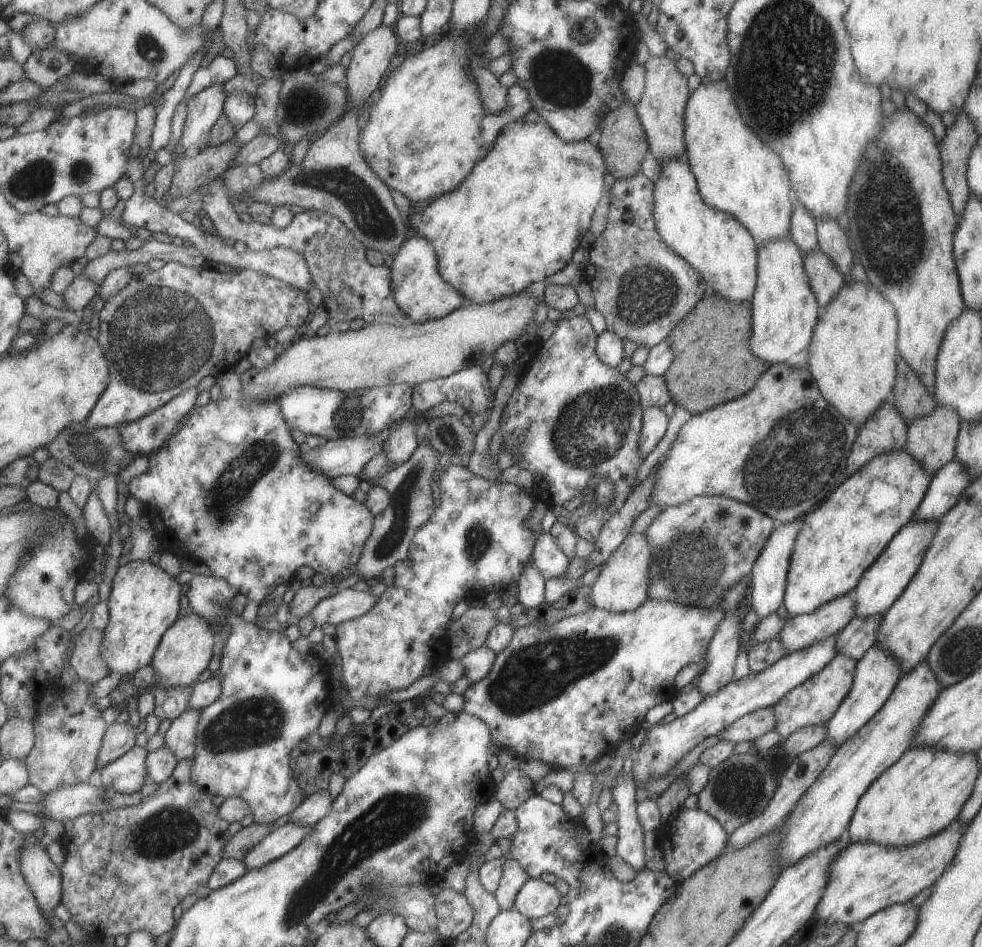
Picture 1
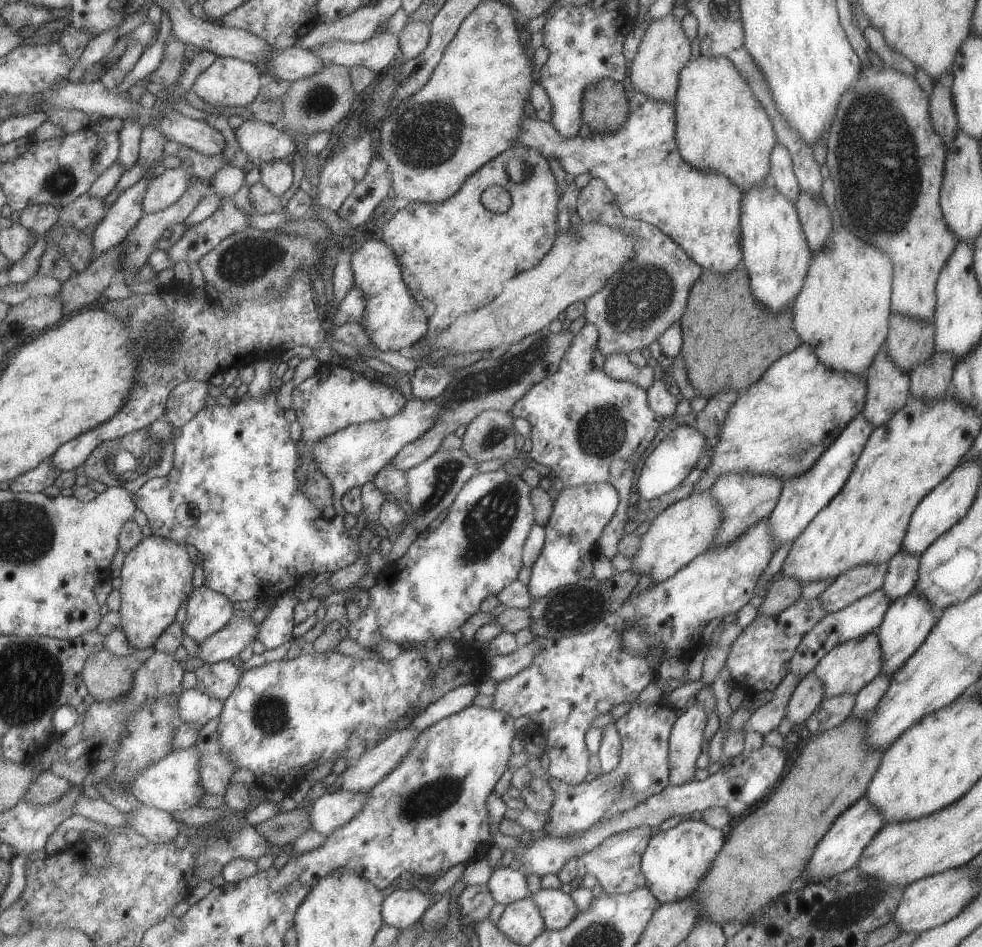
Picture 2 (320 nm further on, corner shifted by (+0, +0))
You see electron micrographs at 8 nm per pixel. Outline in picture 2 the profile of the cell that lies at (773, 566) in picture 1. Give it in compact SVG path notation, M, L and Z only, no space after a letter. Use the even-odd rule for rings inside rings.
M862 412L856 414L845 428L841 429L840 435L817 457L808 471L782 482L778 501L768 516L768 527L776 548L784 542L792 542L813 516L843 488L872 429L872 424L862 415Z

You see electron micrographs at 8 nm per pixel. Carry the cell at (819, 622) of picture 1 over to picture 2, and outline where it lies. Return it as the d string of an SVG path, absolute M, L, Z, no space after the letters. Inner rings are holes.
M886 563L864 564L844 570L817 598L828 613L841 610L881 588L887 567Z

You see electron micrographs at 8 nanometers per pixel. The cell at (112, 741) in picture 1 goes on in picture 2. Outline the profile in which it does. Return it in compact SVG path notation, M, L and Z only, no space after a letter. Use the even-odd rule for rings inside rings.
M41 771L40 775L26 790L24 800L31 804L44 805L59 800L64 794L68 794L73 786L65 778L59 778L53 772Z

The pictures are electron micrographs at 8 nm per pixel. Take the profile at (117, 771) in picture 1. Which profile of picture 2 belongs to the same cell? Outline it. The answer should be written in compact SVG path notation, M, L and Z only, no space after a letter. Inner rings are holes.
M197 746L177 749L159 763L145 769L145 772L142 772L131 785L126 785L125 788L143 804L175 814L177 810L189 810L201 804L201 798L206 794L202 785L201 771L202 754Z

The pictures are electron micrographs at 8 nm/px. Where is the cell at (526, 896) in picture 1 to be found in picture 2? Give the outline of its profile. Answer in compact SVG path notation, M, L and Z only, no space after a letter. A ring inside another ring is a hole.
M542 889L529 895L544 920L544 928L560 931L579 914L569 894L560 889Z

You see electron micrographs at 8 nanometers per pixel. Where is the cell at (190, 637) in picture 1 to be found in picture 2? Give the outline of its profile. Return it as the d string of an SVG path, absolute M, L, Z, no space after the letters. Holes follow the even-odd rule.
M205 584L195 587L187 601L186 634L197 643L215 634L235 617L235 604L225 594L211 590Z

